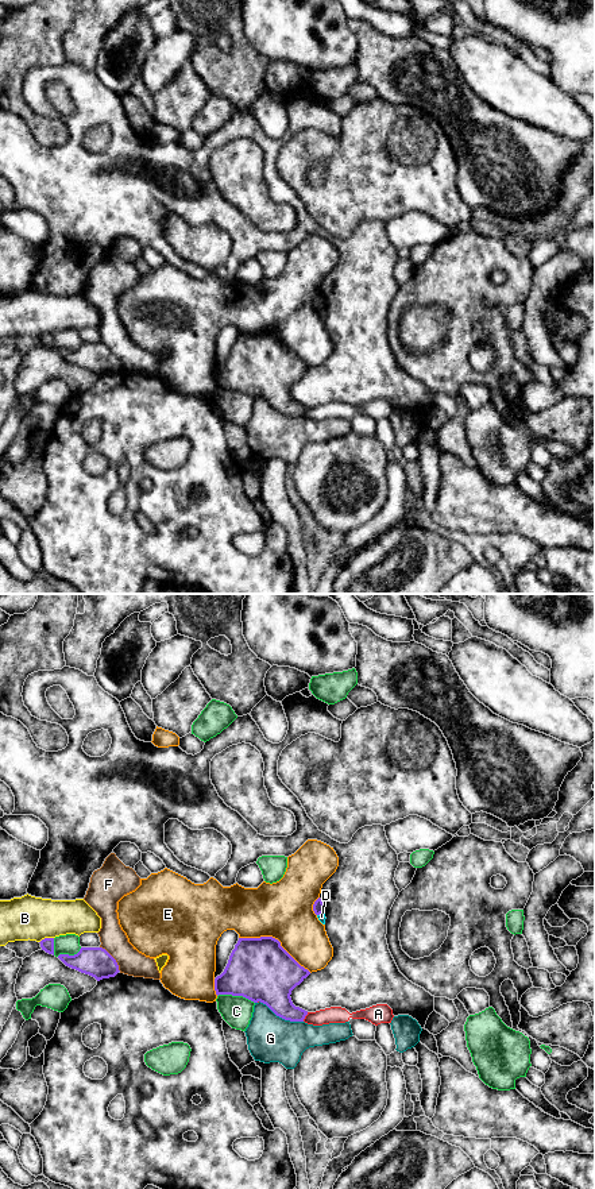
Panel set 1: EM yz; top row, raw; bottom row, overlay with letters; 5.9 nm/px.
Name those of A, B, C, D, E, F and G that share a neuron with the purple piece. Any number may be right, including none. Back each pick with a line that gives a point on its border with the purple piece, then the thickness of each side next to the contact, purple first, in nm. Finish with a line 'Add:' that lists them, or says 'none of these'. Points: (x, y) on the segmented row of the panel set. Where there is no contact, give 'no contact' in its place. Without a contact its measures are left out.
Add: none of these

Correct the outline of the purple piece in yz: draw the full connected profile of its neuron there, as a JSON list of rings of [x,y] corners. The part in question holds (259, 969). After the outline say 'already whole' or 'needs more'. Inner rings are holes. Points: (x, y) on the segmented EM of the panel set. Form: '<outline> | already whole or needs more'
[[[239,938],[224,972],[215,978],[215,991],[217,996],[260,1001],[285,1020],[304,1022],[308,1011],[295,1007],[290,995],[309,974],[278,939]]] | already whole

